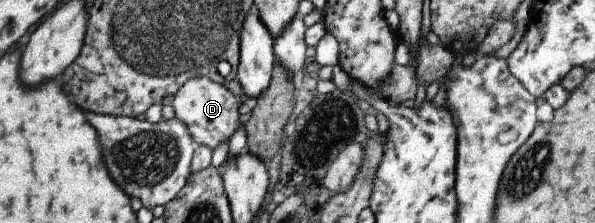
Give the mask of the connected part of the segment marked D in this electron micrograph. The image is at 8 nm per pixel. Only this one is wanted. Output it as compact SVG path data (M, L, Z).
M206 76L188 78L173 95L171 106L175 118L185 123L193 142L211 150L223 139L228 139L238 125L242 124L237 112L238 97L224 84L216 83Z

